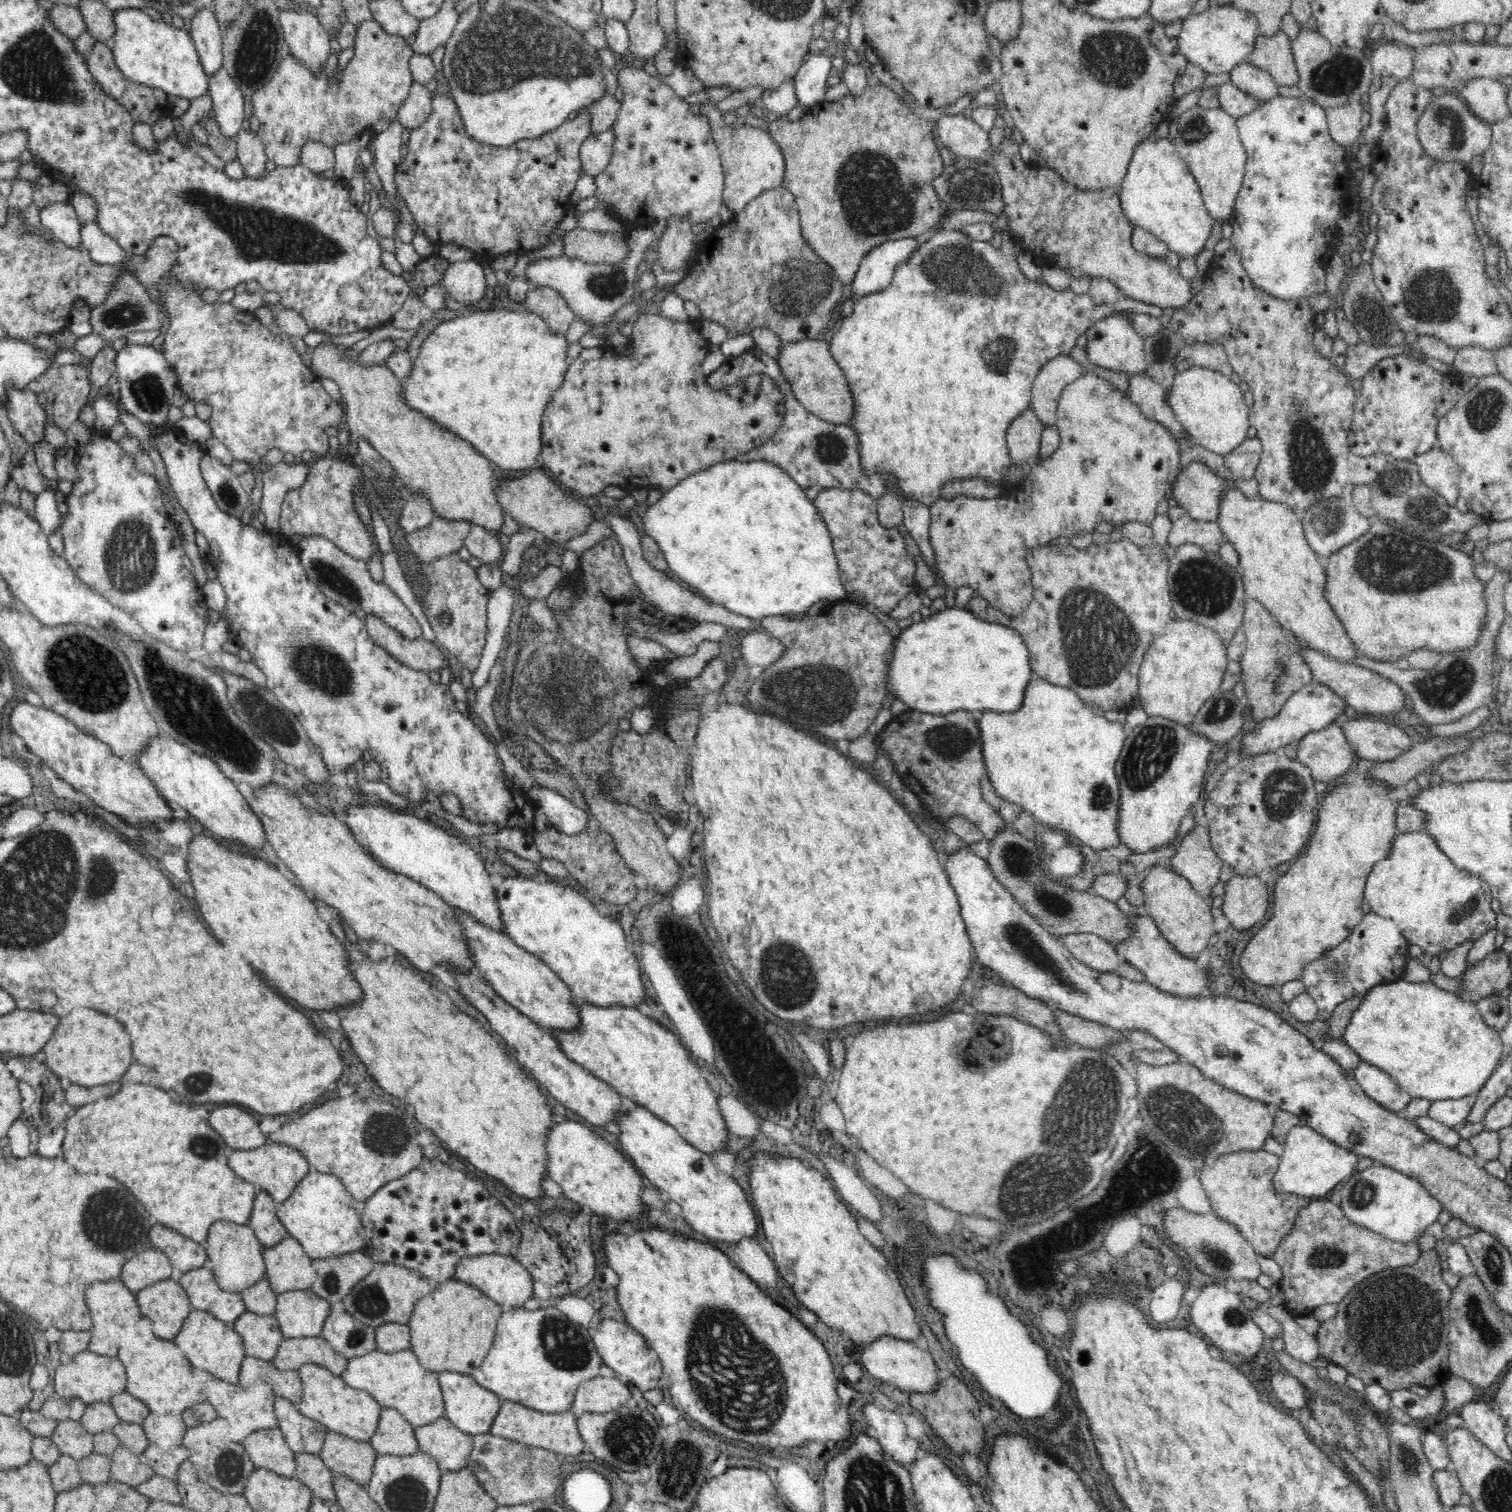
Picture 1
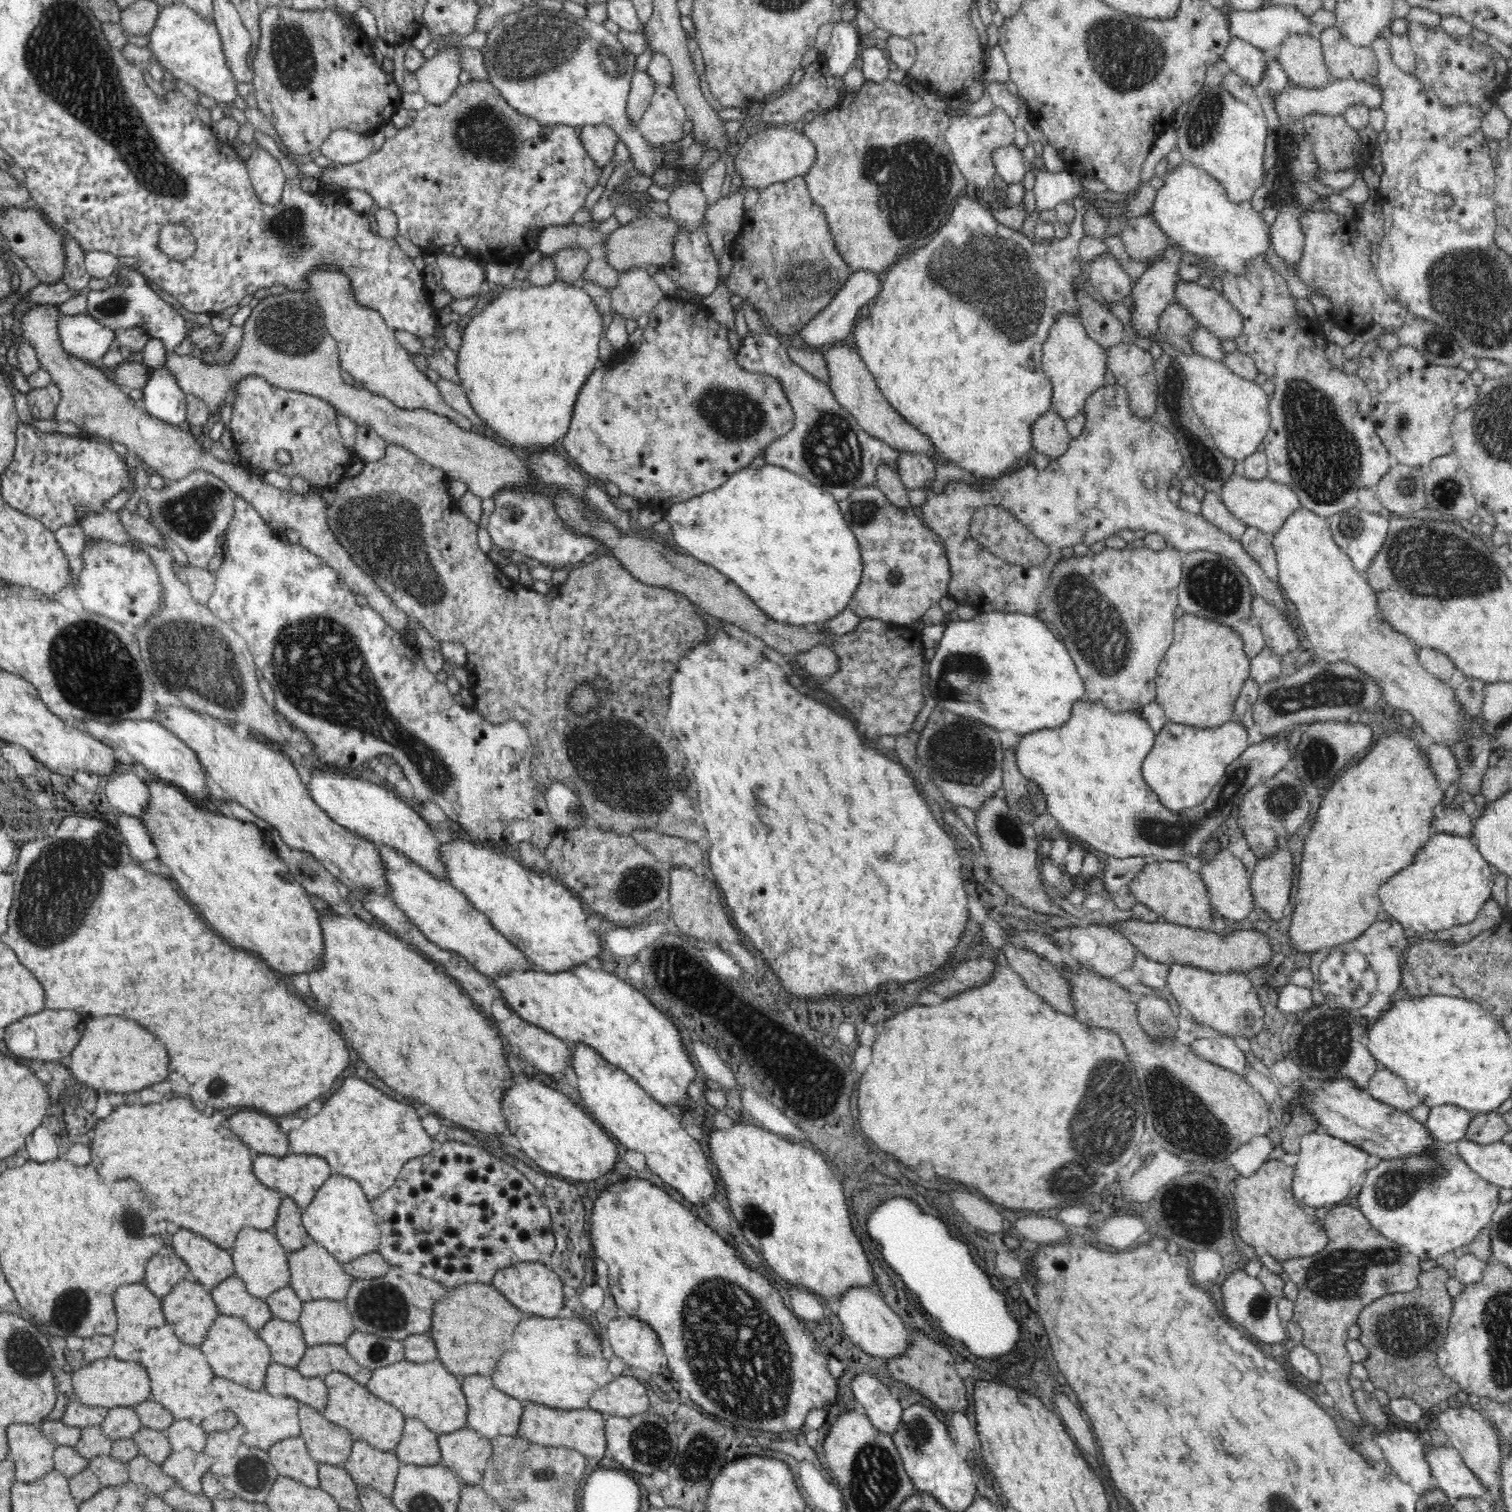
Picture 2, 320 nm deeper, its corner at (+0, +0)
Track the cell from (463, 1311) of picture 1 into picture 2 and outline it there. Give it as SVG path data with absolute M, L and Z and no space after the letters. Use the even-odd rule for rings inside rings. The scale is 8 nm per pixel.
M467 1283L448 1290L432 1308L432 1324L428 1333L436 1343L438 1360L453 1375L461 1378L470 1374L491 1375L498 1364L499 1358L506 1352L508 1342L514 1334L516 1324L525 1316L524 1312L514 1306L492 1284Z

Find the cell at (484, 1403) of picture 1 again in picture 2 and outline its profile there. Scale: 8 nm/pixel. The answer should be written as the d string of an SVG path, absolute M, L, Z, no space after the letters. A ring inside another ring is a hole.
M470 1374L462 1376L460 1381L466 1403L468 1403L467 1426L489 1439L495 1439L500 1435L514 1436L517 1434L522 1418L522 1404L518 1399L498 1390L489 1375Z

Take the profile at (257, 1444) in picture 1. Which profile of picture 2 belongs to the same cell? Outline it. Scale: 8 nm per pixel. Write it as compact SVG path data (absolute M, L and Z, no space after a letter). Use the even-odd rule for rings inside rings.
M301 1436L276 1442L267 1452L279 1475L293 1478L310 1488L318 1488L318 1462L306 1448Z

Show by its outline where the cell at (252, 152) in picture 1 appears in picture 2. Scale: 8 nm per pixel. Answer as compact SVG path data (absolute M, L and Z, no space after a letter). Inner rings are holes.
M254 147L252 155L245 162L258 199L272 206L279 204L287 184L280 161L261 147Z

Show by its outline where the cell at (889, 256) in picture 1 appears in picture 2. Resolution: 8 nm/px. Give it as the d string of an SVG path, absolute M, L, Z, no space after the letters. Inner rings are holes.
M869 270L853 271L847 278L844 286L836 293L830 304L822 309L814 318L811 318L806 326L799 332L802 340L808 344L809 348L824 348L832 344L839 344L852 333L854 317L862 306L868 305L870 300L878 298L880 294L880 275L876 275Z

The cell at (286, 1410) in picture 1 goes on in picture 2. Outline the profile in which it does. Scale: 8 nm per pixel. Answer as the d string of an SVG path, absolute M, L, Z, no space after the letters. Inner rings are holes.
M299 1403L301 1437L310 1456L318 1463L343 1466L352 1452L354 1438L343 1426L330 1422L321 1411Z

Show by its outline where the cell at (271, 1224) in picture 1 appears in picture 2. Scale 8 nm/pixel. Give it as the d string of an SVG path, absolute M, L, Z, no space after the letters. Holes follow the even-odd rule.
M282 1196L274 1233L280 1241L280 1245L288 1253L300 1250L300 1248L304 1248L304 1246L314 1242L302 1225L302 1213L300 1213L300 1210L301 1207L292 1198Z

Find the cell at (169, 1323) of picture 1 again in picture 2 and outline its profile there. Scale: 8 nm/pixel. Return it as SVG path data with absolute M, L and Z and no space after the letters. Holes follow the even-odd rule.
M190 1276L182 1278L160 1303L164 1318L174 1325L175 1336L195 1347L204 1342L208 1328L219 1316L210 1291Z

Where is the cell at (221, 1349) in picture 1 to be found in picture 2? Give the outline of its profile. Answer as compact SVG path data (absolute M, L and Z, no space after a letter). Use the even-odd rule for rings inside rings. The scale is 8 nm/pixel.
M219 1314L214 1324L208 1328L204 1342L200 1344L209 1366L216 1376L228 1378L253 1391L264 1390L266 1370L273 1362L268 1345L260 1338L258 1332L238 1317Z

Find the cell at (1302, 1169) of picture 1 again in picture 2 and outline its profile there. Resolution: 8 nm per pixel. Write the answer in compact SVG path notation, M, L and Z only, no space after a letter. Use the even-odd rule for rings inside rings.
M1315 1131L1302 1136L1299 1145L1300 1153L1292 1178L1292 1193L1297 1201L1313 1209L1338 1206L1348 1201L1348 1192L1352 1186L1362 1184L1365 1180L1369 1155L1358 1146L1328 1133L1317 1134Z

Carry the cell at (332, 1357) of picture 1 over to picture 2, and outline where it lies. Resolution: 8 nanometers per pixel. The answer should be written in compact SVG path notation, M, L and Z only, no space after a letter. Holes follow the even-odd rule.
M320 1344L308 1347L296 1369L310 1378L324 1379L330 1372L344 1373L363 1386L372 1378L372 1370L359 1366L344 1345Z

